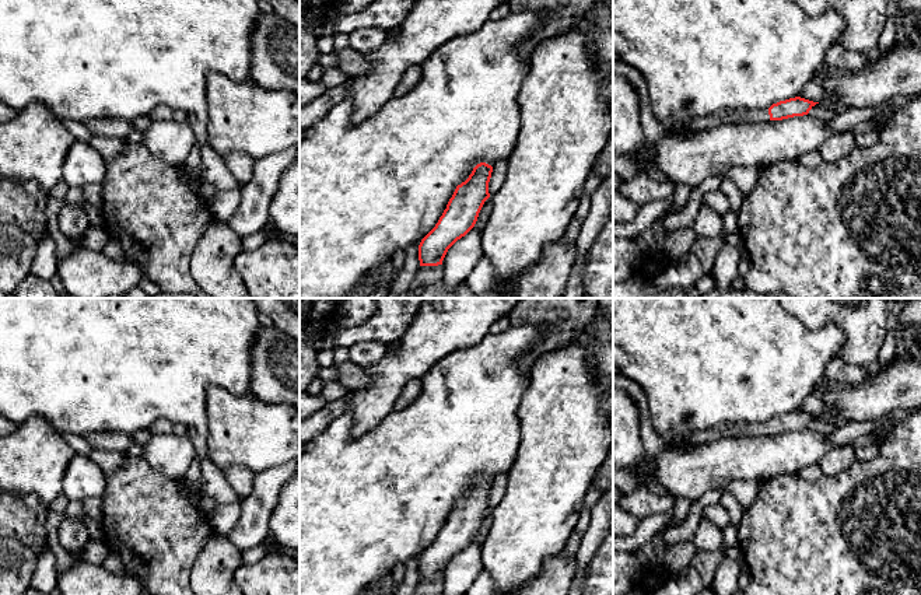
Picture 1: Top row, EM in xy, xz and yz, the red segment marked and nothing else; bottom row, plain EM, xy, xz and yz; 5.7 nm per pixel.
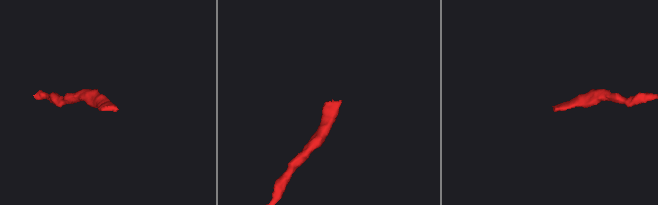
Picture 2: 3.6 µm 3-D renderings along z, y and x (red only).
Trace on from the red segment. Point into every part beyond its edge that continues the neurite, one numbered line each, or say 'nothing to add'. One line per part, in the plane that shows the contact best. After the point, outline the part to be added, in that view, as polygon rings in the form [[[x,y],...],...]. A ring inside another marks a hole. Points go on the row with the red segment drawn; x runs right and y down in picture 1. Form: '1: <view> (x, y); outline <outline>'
1: yz (742, 115); outline [[[726,109],[715,112],[704,118],[683,118],[680,119],[680,129],[705,130],[719,125],[735,125],[735,123],[756,123],[770,120],[767,109]]]

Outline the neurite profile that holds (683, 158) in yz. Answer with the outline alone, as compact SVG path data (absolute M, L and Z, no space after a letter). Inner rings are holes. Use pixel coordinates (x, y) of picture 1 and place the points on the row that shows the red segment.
M810 115L794 116L782 120L767 120L756 123L719 125L693 134L677 134L668 132L651 151L647 140L633 157L644 165L645 172L658 168L668 181L676 185L689 185L691 189L712 175L722 176L735 167L766 167L780 161L796 161L801 155L819 151L819 148L834 134L824 120Z

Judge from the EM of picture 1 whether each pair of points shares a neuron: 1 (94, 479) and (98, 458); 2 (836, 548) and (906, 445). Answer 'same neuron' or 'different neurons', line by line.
1: different neurons
2: same neuron

